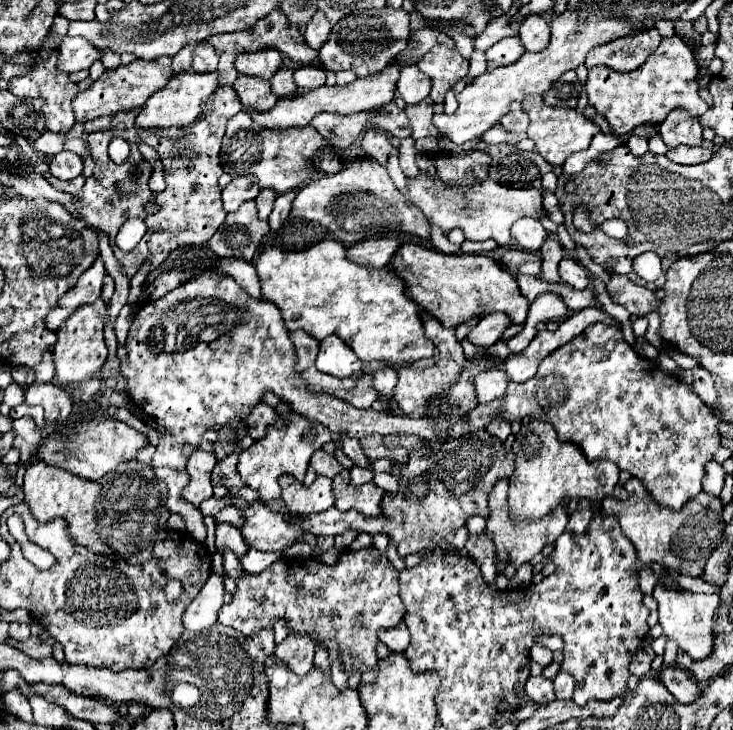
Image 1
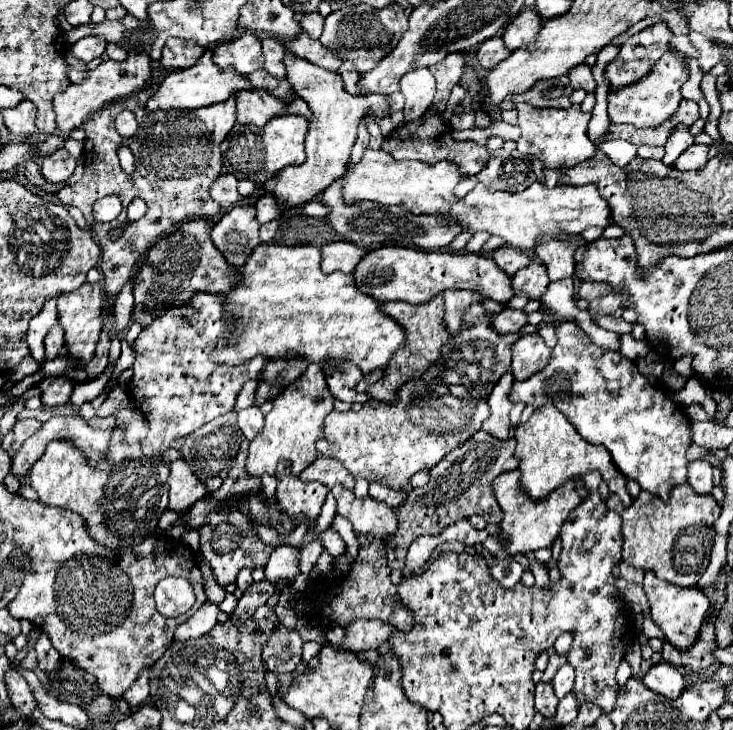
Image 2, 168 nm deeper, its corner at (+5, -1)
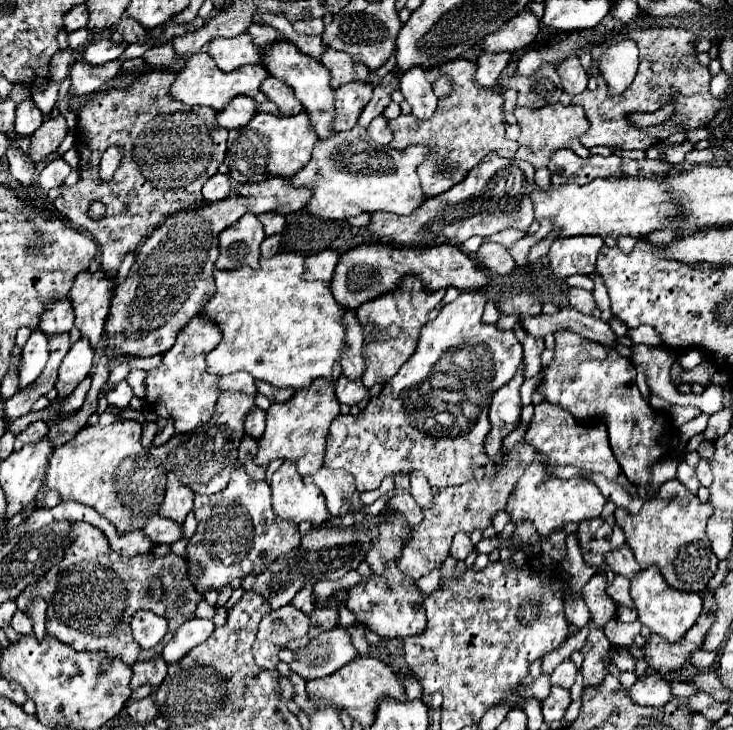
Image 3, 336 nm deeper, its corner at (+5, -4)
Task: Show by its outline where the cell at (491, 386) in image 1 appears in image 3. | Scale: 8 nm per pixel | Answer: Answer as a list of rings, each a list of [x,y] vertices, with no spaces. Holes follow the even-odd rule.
[[[525,367],[517,369],[515,377],[503,385],[491,401],[489,409],[489,423],[491,431],[485,439],[485,453],[493,463],[503,463],[505,451],[503,451],[503,439],[519,425],[521,421],[521,399],[519,399],[519,387],[525,381]]]

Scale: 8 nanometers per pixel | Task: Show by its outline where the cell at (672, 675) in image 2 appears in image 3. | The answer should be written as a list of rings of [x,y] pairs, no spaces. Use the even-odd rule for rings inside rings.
[[[649,671],[635,681],[629,689],[629,697],[635,705],[661,707],[671,699],[671,687],[661,675],[657,675],[657,671]]]

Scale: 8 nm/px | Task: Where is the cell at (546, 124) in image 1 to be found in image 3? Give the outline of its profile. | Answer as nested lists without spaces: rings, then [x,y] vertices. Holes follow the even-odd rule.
[[[561,103],[545,105],[541,109],[527,109],[527,107],[517,107],[515,109],[517,123],[521,125],[521,135],[519,135],[519,149],[514,158],[529,161],[533,167],[545,167],[557,149],[571,149],[579,157],[589,157],[589,149],[581,145],[581,135],[589,129],[589,121],[579,105],[567,105],[563,107]]]

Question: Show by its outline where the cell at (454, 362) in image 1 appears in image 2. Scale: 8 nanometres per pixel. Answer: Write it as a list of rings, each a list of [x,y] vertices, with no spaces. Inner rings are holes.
[[[437,294],[431,302],[427,304],[405,304],[405,302],[385,302],[381,304],[381,310],[385,314],[389,314],[391,318],[395,318],[407,334],[407,342],[405,346],[401,346],[393,358],[389,360],[387,368],[385,368],[385,376],[375,382],[373,386],[367,388],[367,394],[371,394],[371,398],[379,400],[379,402],[387,402],[387,404],[397,404],[397,390],[411,380],[417,380],[419,376],[423,376],[429,366],[439,358],[441,354],[441,346],[449,340],[449,330],[445,326],[445,304],[443,304],[443,294]]]

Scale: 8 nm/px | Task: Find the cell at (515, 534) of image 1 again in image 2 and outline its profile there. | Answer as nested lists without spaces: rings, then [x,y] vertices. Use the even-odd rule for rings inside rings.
[[[505,472],[493,480],[493,494],[501,506],[503,520],[499,524],[499,540],[503,540],[503,546],[509,556],[515,554],[527,554],[535,552],[539,548],[549,548],[555,538],[559,536],[559,530],[567,518],[567,514],[581,502],[579,494],[575,492],[575,482],[565,482],[549,498],[545,500],[531,500],[523,490],[519,488],[519,472]]]

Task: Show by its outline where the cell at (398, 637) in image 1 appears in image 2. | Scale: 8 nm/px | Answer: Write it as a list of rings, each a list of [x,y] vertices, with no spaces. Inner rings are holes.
[[[355,620],[349,630],[345,630],[343,648],[351,652],[363,652],[371,648],[379,648],[393,634],[393,626],[385,626],[385,622],[377,620]]]

